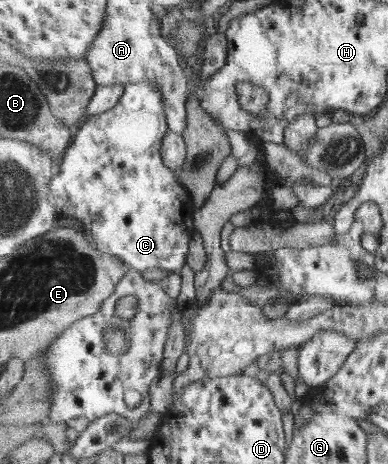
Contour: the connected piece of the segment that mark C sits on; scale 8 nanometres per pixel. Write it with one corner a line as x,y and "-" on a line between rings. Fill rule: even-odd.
148,82
130,84
113,110
84,119
56,169
51,185
60,218
74,218
81,222
82,228
90,231
97,248
119,257
139,273
155,268
176,273
181,271
196,232
193,216
197,208
192,196
180,184
177,173
164,162
161,154
168,131
164,96
160,90

